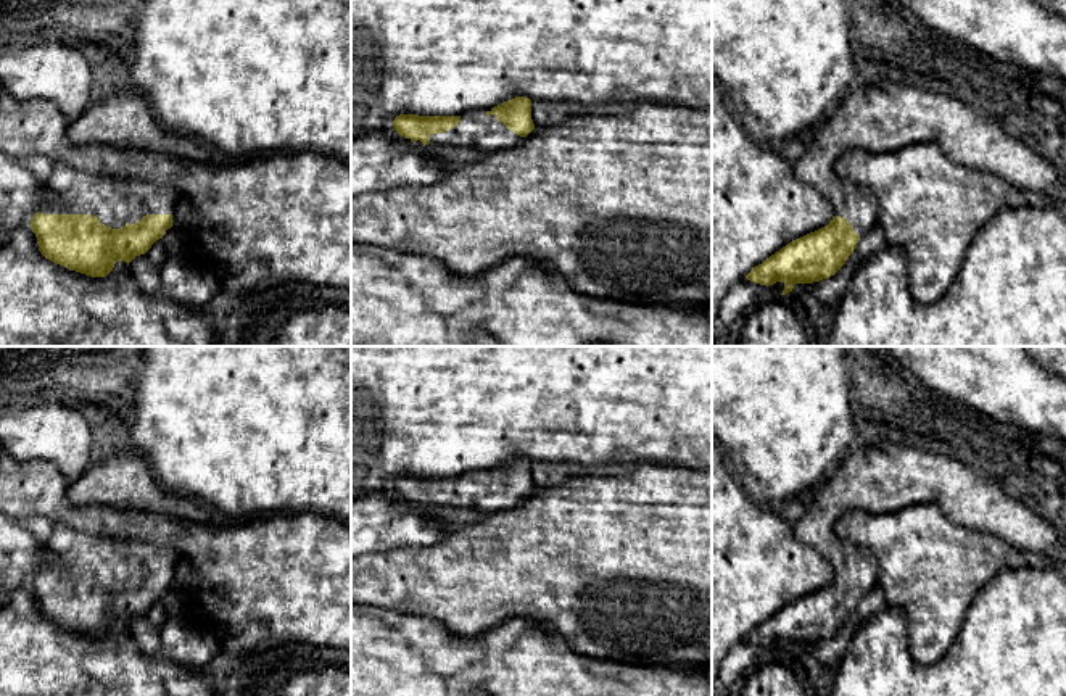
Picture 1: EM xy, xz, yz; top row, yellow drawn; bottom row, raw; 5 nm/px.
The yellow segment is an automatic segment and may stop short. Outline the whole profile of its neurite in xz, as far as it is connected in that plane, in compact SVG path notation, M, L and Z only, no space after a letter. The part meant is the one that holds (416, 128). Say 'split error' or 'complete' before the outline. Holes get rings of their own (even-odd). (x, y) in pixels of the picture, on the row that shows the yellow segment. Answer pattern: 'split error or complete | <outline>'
split error | M527 97L459 116L399 114L393 121L393 130L417 145L473 147L488 153L520 143L533 129Z

